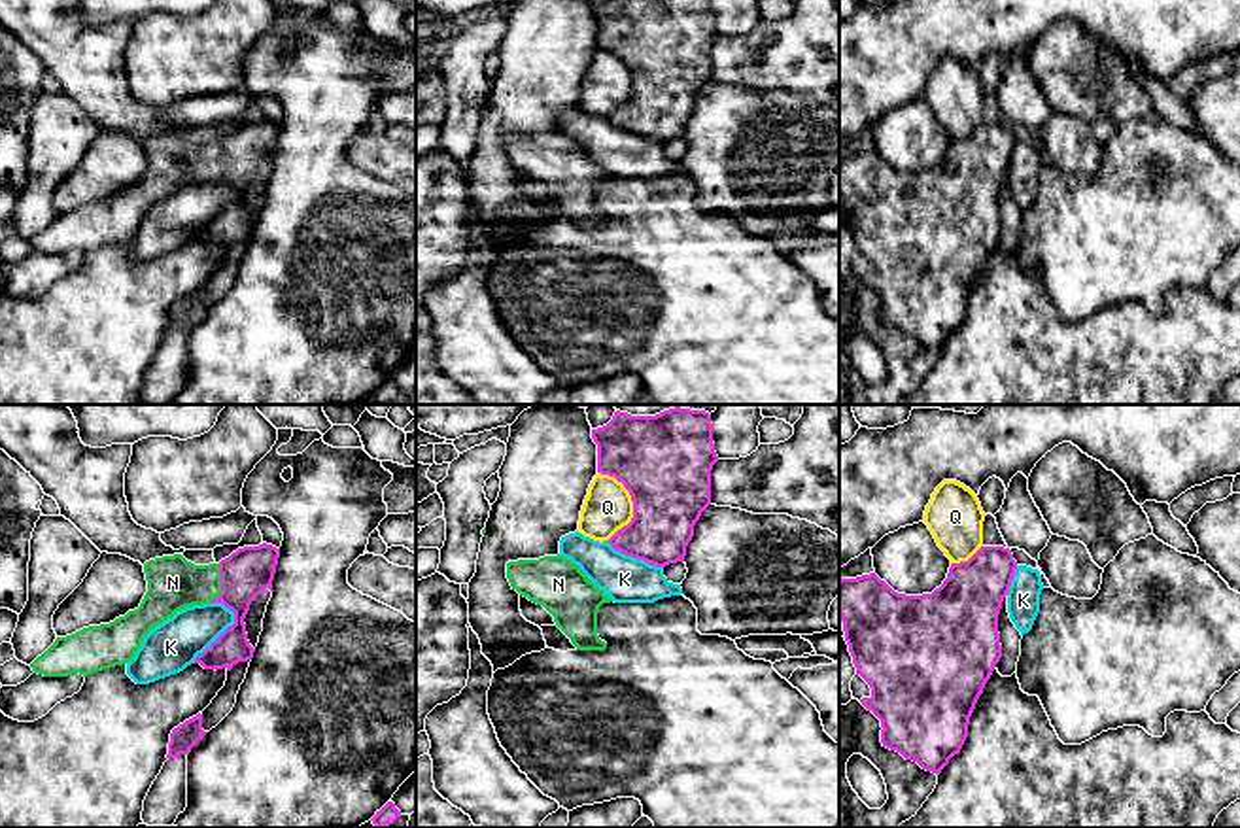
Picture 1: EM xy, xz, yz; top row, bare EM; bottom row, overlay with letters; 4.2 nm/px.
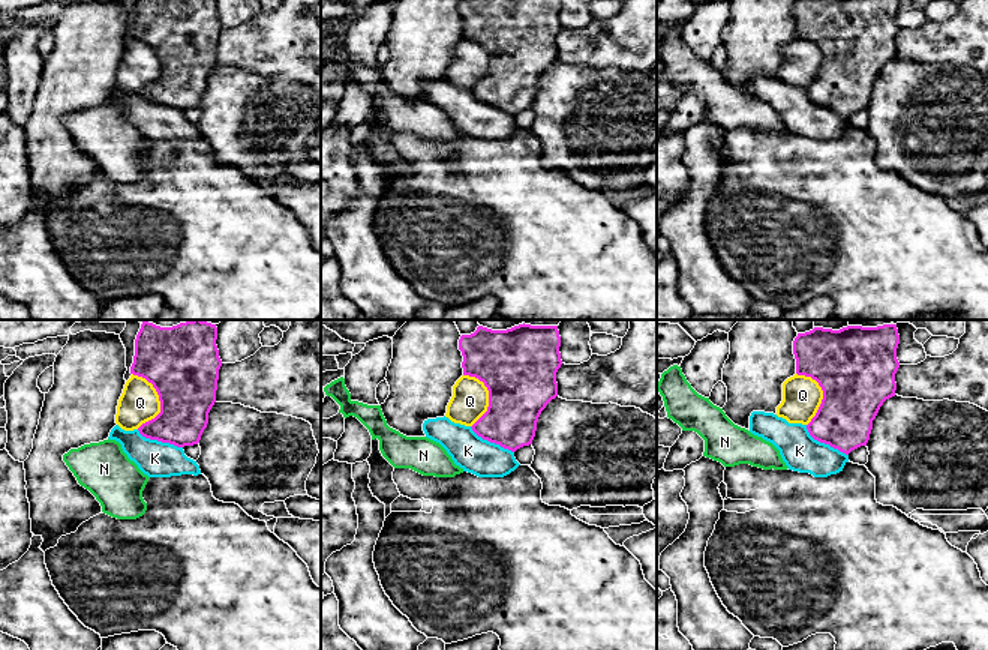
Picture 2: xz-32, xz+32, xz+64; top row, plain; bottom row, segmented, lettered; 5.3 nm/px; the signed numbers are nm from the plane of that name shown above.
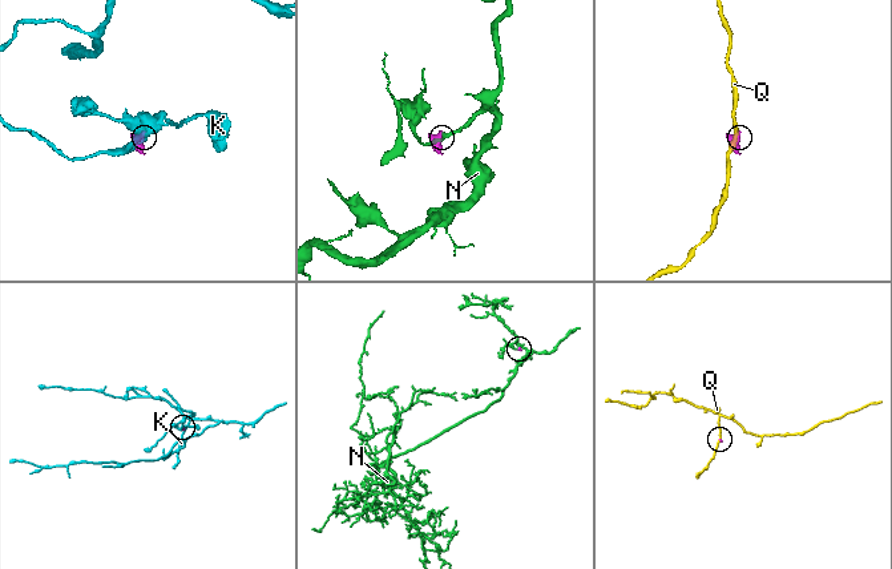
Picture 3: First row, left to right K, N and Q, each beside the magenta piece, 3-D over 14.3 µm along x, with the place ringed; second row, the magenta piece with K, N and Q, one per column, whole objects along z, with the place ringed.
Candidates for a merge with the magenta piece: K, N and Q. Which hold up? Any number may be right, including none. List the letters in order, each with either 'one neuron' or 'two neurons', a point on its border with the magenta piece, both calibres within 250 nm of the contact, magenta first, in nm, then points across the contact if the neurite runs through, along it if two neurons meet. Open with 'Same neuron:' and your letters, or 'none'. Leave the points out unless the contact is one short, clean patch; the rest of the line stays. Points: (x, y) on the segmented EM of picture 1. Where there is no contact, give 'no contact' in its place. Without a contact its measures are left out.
Same neuron: N
K: two neurons; contact xy (223, 632); calibres 190 and 220 nm
N: one neuron; contact xy (222, 585); calibres 200 and 220 nm; way xy (248, 571), (237, 581), (222, 585), (172, 583)
Q: two neurons; contact xz (632, 500); calibres 400 and 200 nm

